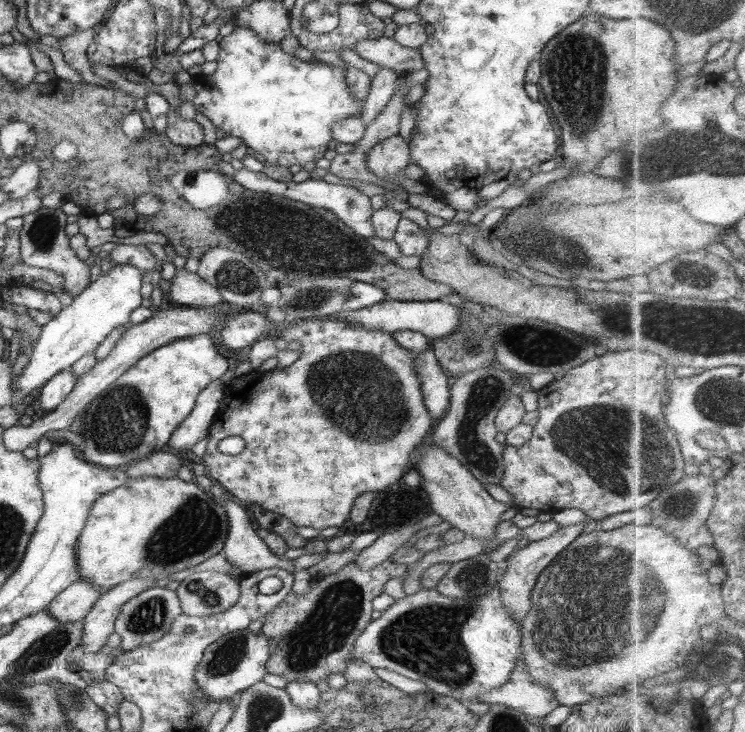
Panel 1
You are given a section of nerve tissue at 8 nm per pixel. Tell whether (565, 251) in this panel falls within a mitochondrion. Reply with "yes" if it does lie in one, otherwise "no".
yes

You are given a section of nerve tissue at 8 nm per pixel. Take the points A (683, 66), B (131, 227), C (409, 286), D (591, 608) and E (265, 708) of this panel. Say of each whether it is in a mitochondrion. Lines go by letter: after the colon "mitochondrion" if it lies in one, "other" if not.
A: other
B: other
C: other
D: mitochondrion
E: mitochondrion

